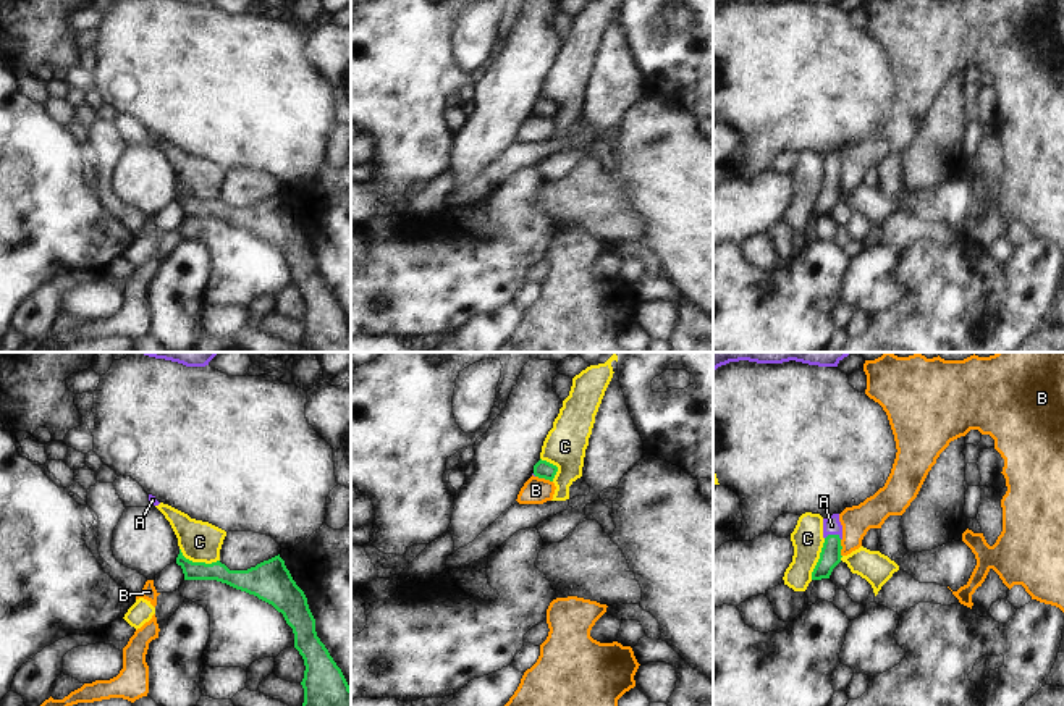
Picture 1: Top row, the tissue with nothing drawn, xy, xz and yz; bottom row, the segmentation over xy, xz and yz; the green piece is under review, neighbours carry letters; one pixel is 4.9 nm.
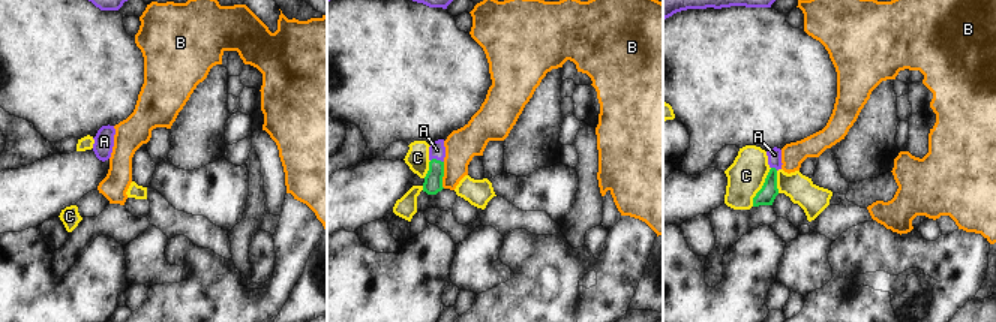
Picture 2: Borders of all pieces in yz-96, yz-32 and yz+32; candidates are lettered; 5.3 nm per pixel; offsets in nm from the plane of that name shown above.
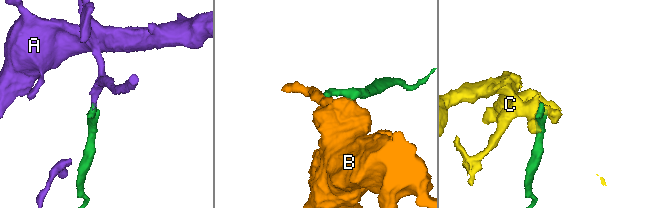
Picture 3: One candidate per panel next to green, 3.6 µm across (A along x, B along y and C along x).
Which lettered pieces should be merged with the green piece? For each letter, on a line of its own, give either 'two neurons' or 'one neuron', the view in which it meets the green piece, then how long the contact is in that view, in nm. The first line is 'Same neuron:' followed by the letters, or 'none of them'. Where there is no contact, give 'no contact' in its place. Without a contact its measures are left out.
Same neuron: A
A: one neuron; contact in yz; length 90 nm
B: two neurons; contact in xz; length 90 nm
C: two neurons; contact in xy; length 220 nm

